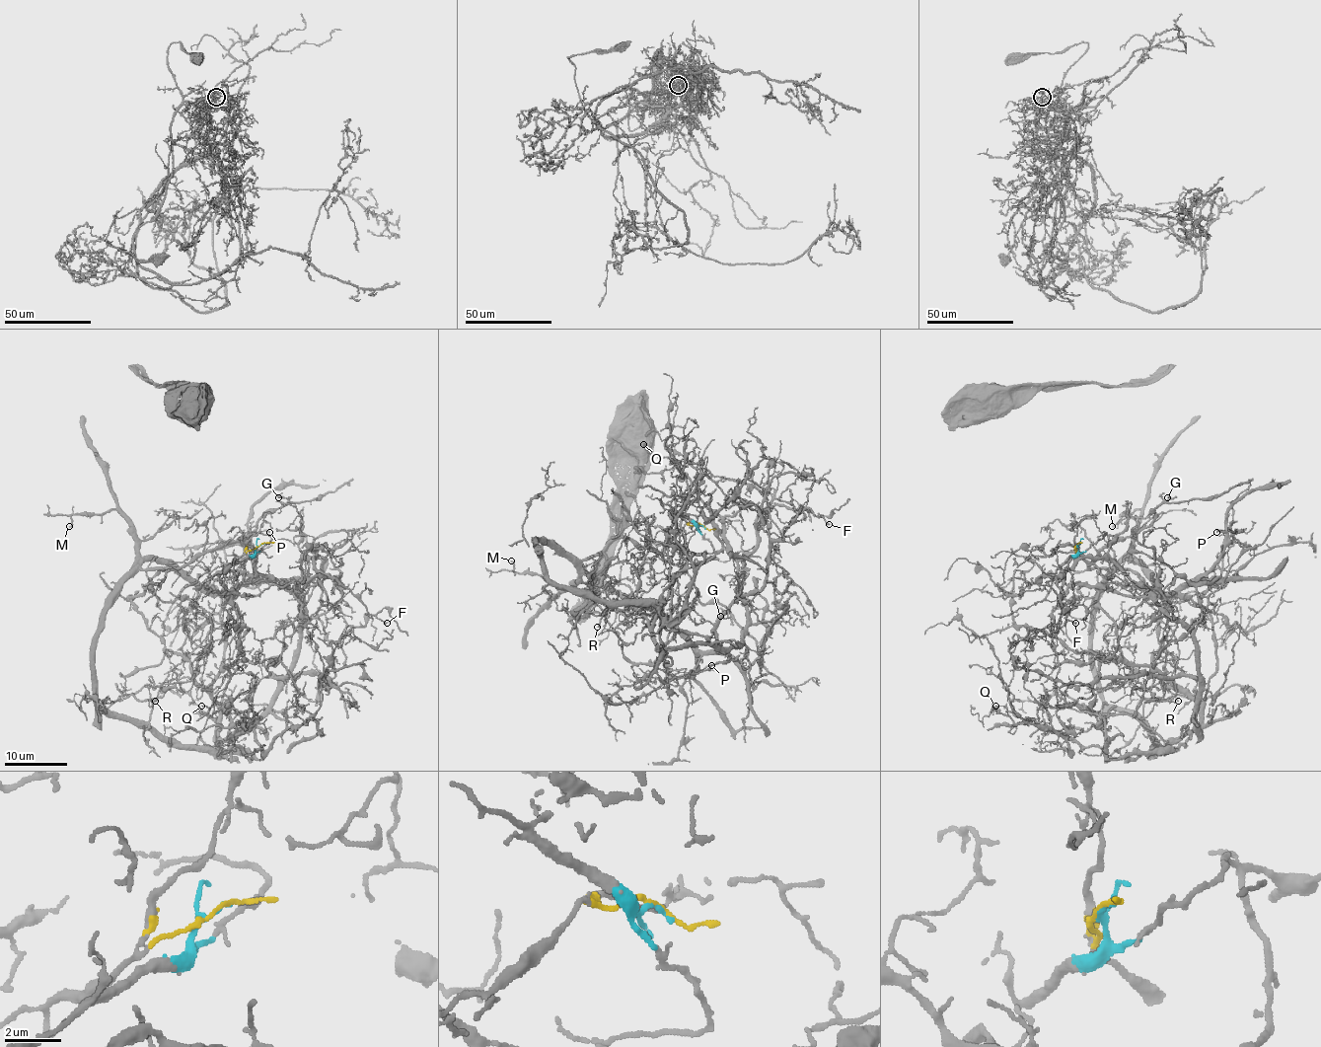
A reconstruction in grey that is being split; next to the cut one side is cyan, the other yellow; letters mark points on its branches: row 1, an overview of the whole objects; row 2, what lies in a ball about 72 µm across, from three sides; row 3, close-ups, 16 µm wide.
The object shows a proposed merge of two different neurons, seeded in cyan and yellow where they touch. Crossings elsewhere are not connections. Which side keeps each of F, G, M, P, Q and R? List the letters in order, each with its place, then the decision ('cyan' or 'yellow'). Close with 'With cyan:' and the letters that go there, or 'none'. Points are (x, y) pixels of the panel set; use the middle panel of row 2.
F: place (829, 524); yellow
G: place (720, 616); cyan
M: place (511, 560); cyan
P: place (711, 665); cyan
Q: place (643, 444); yellow
R: place (597, 627); yellow
With cyan: G, M, P

